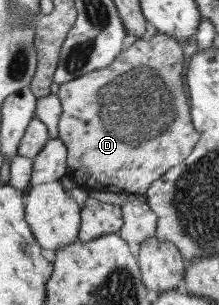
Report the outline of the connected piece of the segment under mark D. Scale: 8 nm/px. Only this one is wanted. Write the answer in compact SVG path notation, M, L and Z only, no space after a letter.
M155 33L149 40L138 38L127 49L122 50L106 67L87 72L58 86L57 99L61 115L58 121L58 136L66 150L66 169L70 171L75 186L81 186L83 154L85 154L85 174L83 186L97 188L131 188L113 190L117 194L143 195L147 187L163 173L184 163L191 154L198 133L191 126L187 107L187 88L181 83L183 52L179 41L163 33Z

